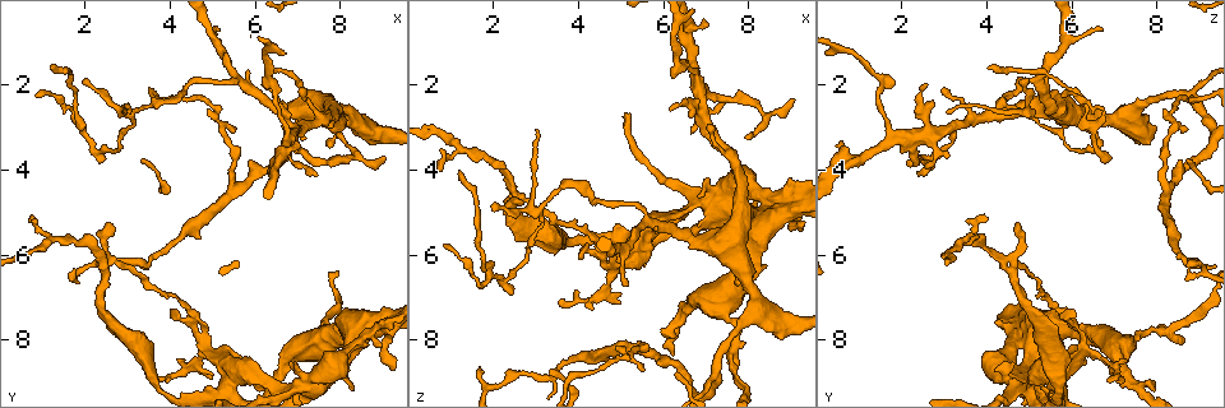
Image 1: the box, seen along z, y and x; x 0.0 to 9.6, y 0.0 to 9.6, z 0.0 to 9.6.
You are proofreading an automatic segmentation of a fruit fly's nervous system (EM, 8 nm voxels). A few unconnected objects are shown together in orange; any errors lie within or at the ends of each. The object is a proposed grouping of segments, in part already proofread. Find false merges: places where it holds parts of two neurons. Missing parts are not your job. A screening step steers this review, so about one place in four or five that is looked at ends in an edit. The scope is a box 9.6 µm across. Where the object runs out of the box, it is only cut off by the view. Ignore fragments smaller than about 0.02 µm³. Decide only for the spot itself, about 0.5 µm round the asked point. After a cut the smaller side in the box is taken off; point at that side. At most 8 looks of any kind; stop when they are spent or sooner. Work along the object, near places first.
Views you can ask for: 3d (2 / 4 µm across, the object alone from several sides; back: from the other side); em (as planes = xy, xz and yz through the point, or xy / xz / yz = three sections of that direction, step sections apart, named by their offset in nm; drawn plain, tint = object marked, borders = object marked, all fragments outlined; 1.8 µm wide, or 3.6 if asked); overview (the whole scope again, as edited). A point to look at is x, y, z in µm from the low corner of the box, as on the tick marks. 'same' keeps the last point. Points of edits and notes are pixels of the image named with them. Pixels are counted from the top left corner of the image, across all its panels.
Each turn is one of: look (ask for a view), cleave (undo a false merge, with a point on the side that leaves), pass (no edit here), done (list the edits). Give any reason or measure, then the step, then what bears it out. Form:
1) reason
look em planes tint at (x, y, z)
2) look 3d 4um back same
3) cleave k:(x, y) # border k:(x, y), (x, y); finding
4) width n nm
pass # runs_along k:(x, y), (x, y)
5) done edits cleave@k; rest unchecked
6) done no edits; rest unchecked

abrupt turn
look 3d 4um at (2.20, 3.55, 6.60)

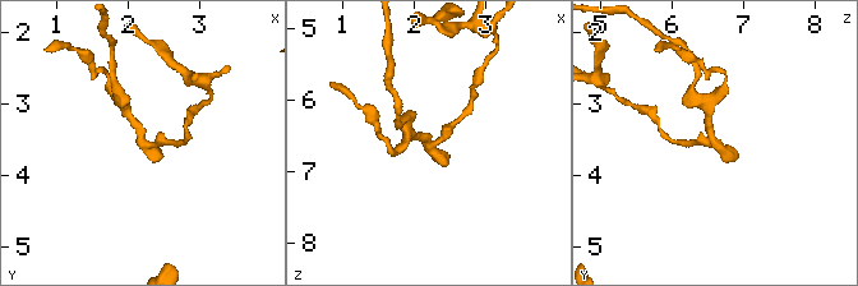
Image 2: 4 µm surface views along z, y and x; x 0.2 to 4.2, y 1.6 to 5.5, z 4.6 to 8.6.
now the EM
look em yz step 8 tint at (2.25, 3.50, 6.60)

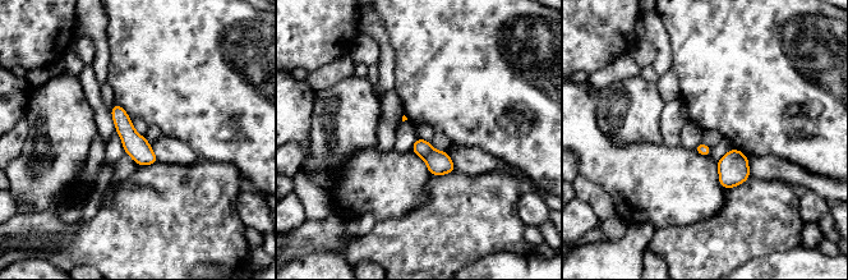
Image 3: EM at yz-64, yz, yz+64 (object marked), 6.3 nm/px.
cut it another way
look em xz step 16 tint same

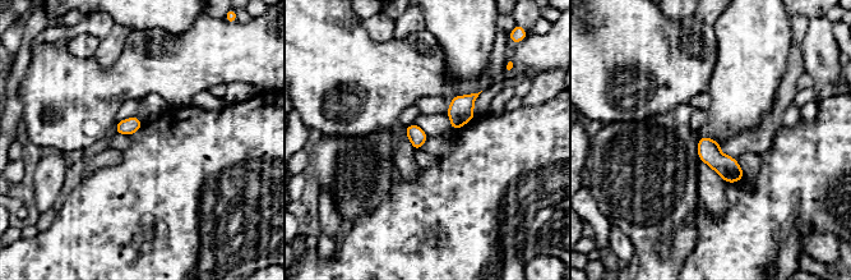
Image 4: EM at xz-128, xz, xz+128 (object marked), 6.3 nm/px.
pass # all the same neuron

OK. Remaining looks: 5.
three-way junction
look em yz step 8 tint at (5.60, 1.85, 5.15)

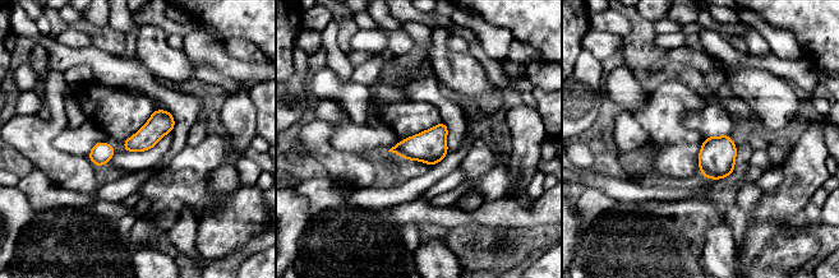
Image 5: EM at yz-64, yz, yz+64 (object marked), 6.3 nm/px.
width 150 nm
pass # continuous, no second neuron

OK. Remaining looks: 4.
four arms meet
look 3d 2um at (7.05, 9.10, 4.75)

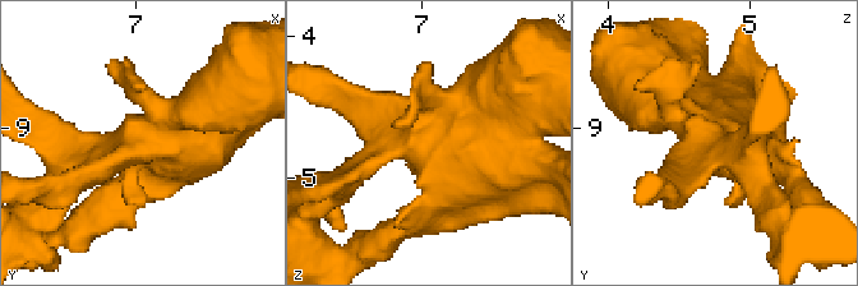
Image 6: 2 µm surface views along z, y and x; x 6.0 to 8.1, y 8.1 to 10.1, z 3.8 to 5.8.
need the tissue
look em yz step 8 tint at (7.06, 9.08, 4.74)

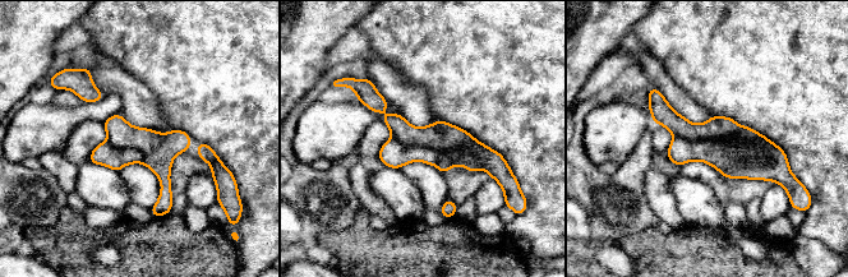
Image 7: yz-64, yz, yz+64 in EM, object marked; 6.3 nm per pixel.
cleave 7:(717, 127) # border 7:(740, 125), (720, 138), (674, 135); two neurons meet here

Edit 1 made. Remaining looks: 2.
done edits cleave@7; rest unchecked

